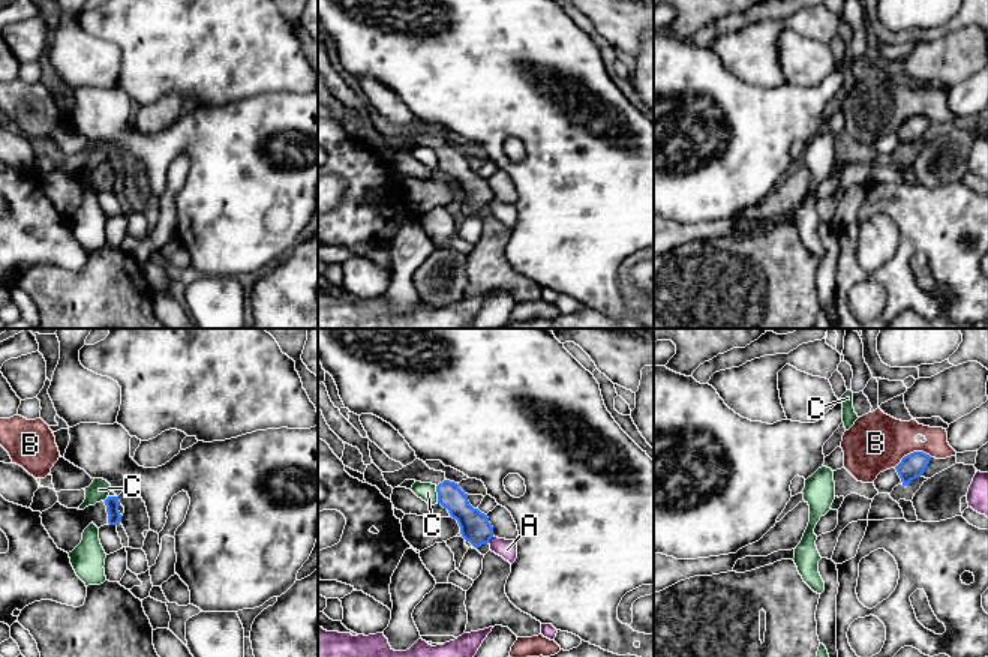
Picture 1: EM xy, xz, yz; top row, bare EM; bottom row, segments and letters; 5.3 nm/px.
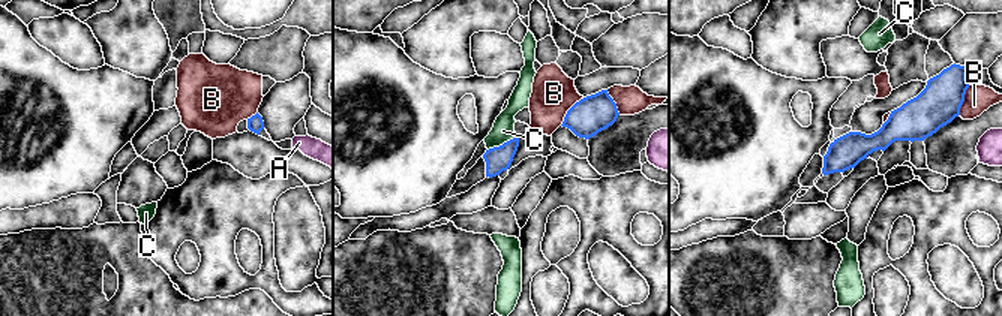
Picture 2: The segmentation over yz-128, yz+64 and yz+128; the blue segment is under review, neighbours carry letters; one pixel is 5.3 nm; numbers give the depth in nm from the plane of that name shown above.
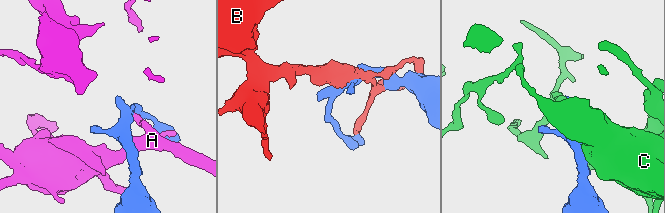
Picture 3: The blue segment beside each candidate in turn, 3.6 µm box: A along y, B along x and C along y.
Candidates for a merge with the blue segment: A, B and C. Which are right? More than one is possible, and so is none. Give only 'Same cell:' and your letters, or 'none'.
Same cell: none

